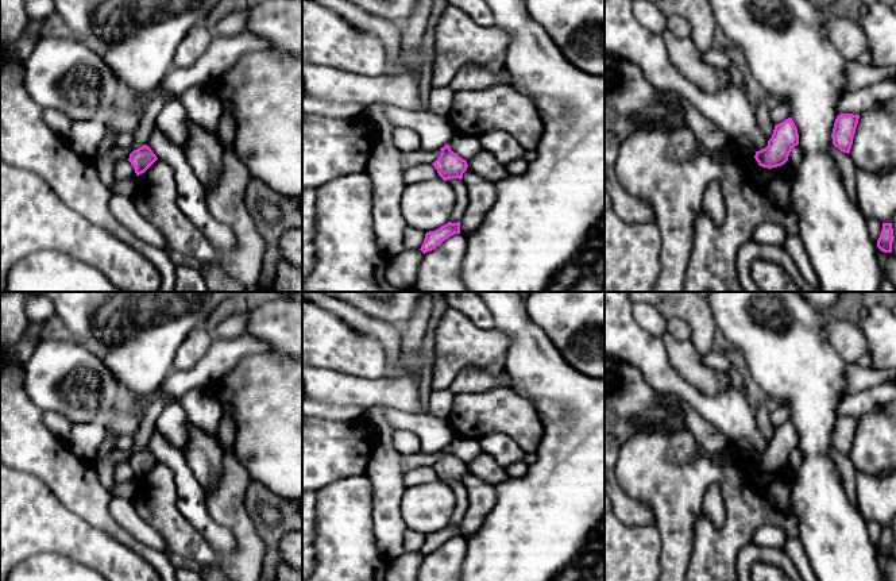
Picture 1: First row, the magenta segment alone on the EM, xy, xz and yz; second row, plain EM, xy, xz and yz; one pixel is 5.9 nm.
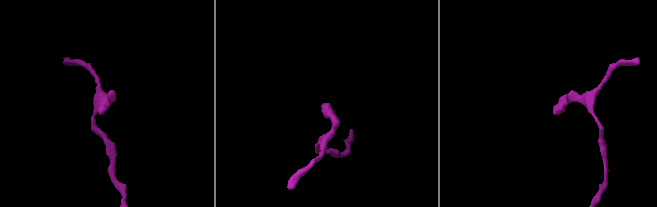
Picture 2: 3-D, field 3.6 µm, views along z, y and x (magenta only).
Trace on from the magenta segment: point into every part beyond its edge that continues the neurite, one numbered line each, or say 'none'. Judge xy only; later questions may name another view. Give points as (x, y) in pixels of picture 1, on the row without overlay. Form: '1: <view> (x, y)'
none

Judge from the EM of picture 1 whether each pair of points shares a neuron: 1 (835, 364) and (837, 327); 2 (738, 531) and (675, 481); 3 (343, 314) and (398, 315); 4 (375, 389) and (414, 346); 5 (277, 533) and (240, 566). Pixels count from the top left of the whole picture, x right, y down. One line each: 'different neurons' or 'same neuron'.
1: different neurons
2: same neuron
3: different neurons
4: same neuron
5: different neurons

